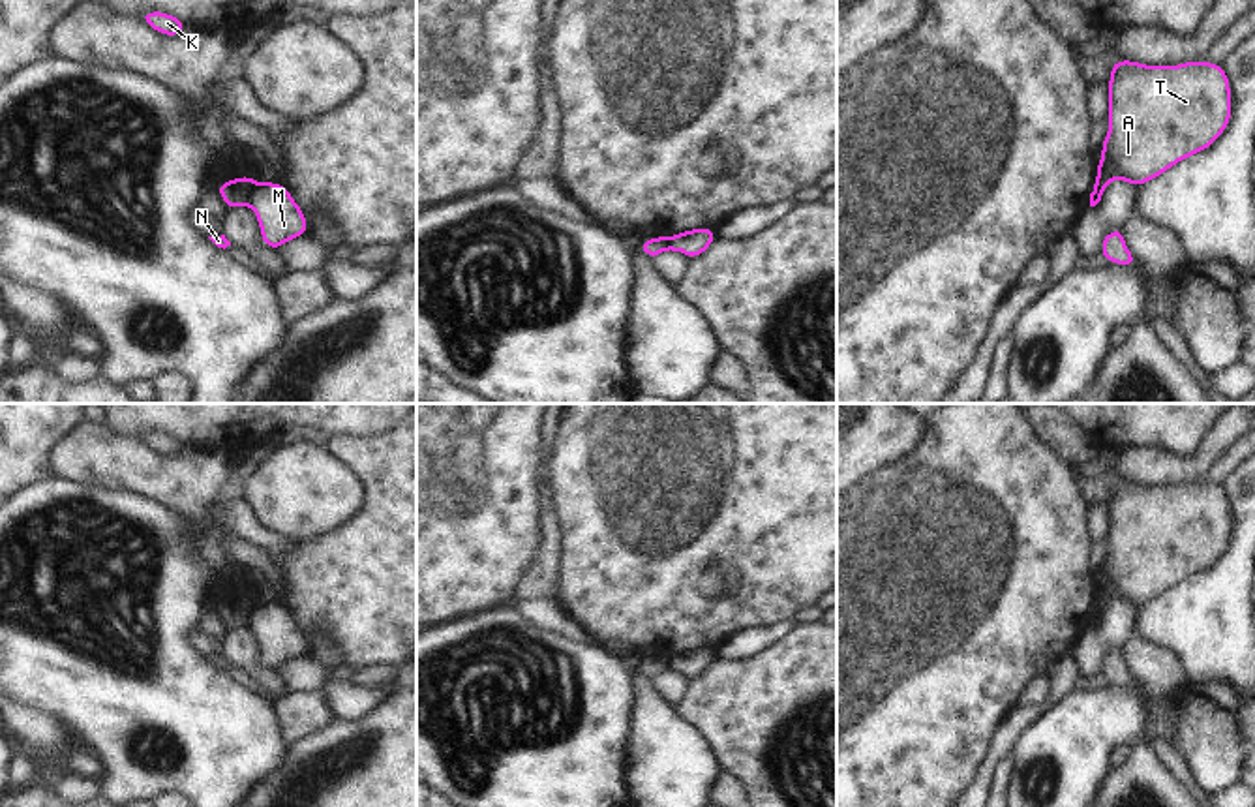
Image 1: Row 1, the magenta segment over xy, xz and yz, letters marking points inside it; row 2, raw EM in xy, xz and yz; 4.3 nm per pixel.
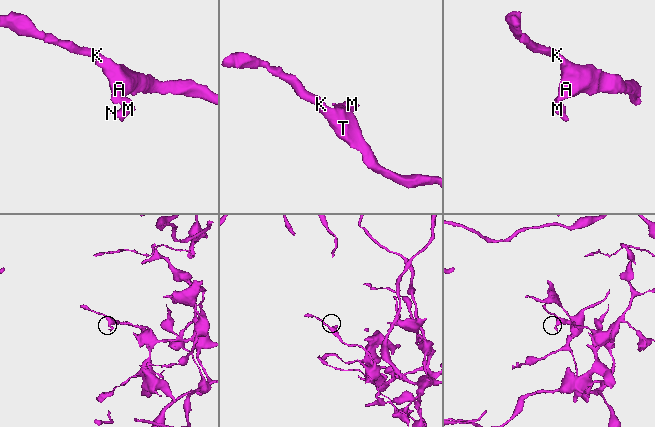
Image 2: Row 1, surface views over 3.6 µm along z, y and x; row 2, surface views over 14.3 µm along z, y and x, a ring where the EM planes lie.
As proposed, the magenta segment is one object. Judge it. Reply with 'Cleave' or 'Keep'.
Cleave

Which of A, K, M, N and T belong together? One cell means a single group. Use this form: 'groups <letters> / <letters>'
groups A K T / M N

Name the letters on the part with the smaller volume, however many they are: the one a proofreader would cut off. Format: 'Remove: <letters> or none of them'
Remove: M, N

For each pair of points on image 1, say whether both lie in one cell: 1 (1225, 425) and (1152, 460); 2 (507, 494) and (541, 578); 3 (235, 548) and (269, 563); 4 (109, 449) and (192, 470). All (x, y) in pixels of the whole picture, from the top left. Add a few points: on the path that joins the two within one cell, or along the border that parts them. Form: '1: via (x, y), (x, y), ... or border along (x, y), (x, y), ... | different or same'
1: via (1214, 445), (1194, 466), (1173, 466) | same
2: border along (543, 517), (537, 554), (513, 597) | different
3: via (242, 552), (261, 560) | same
4: via (130, 464), (141, 470), (171, 470) | same

